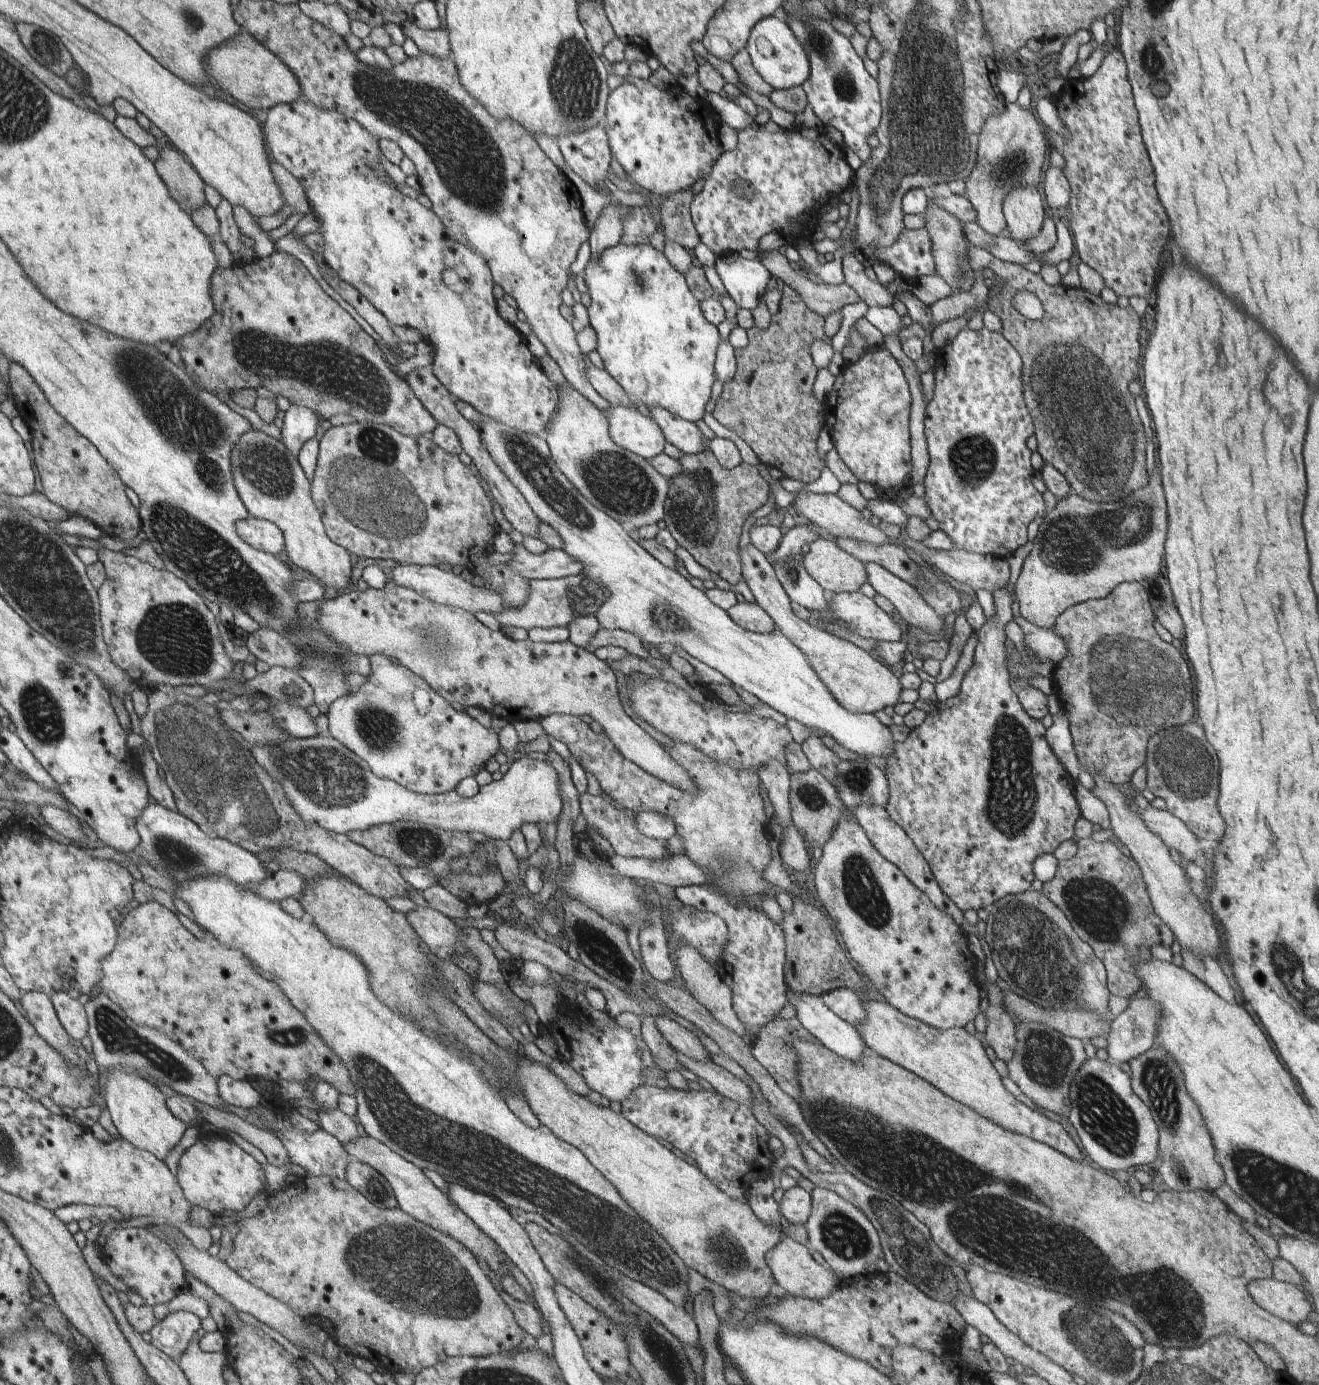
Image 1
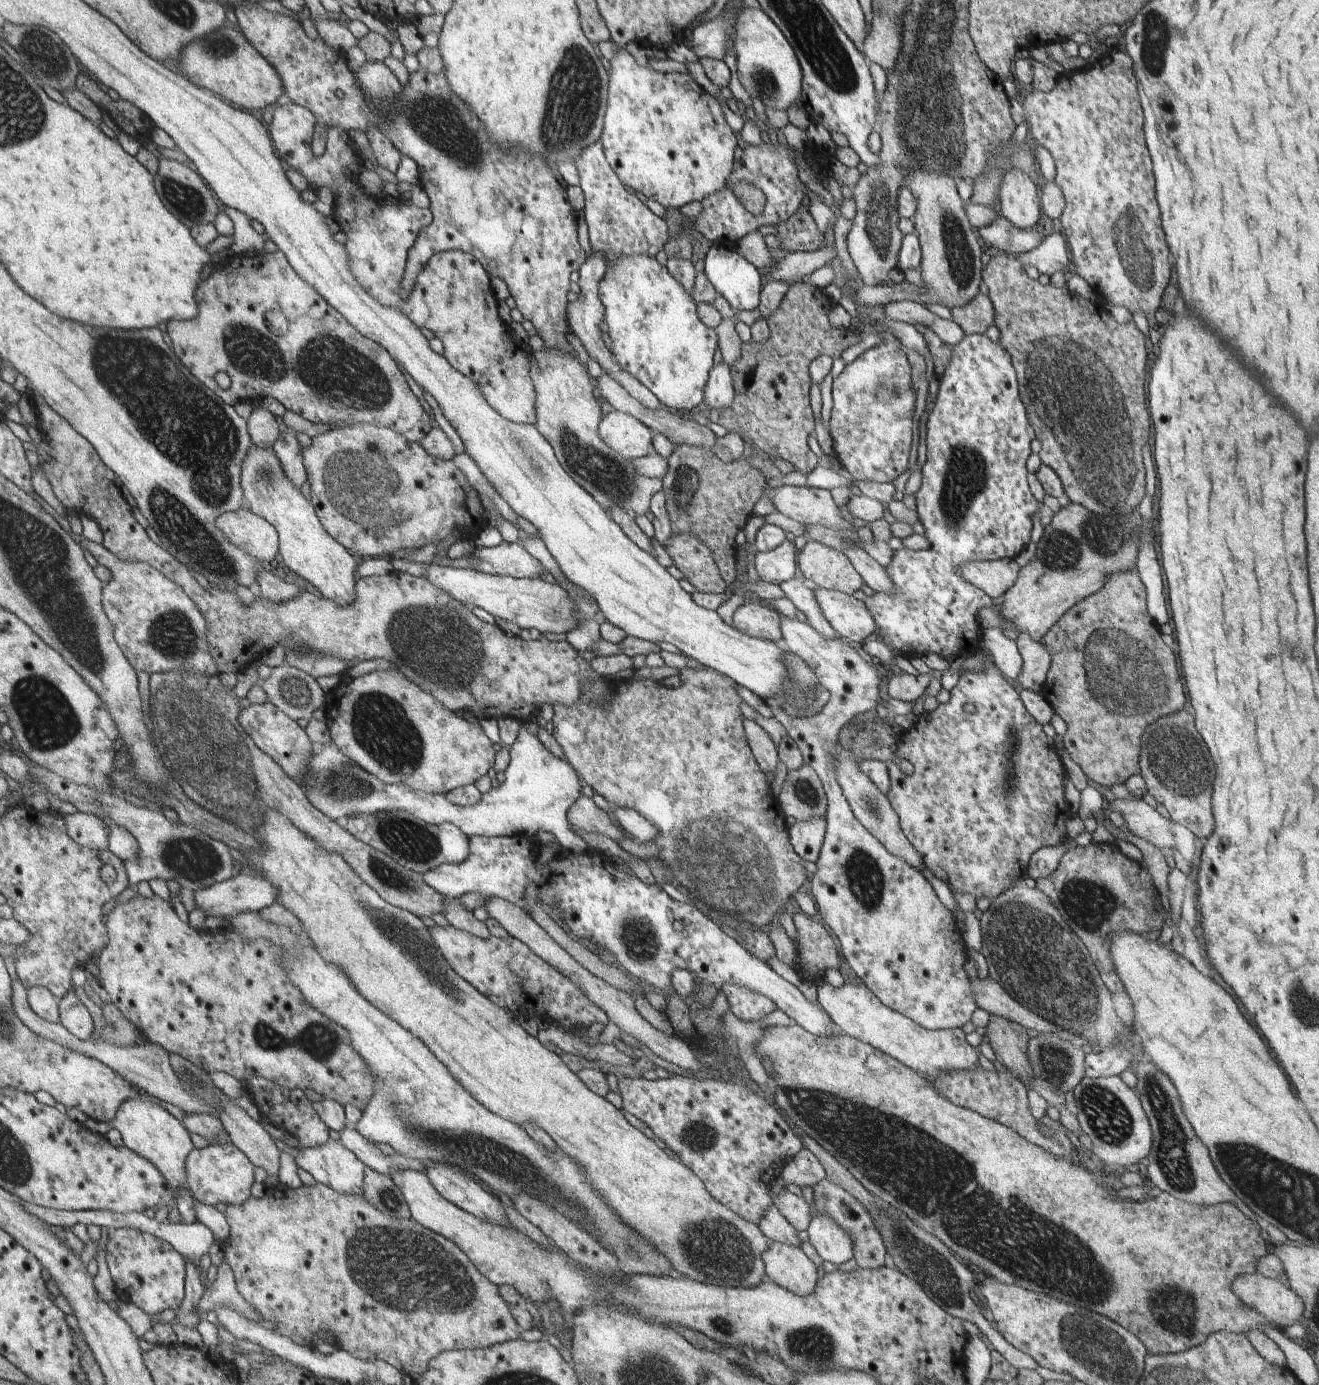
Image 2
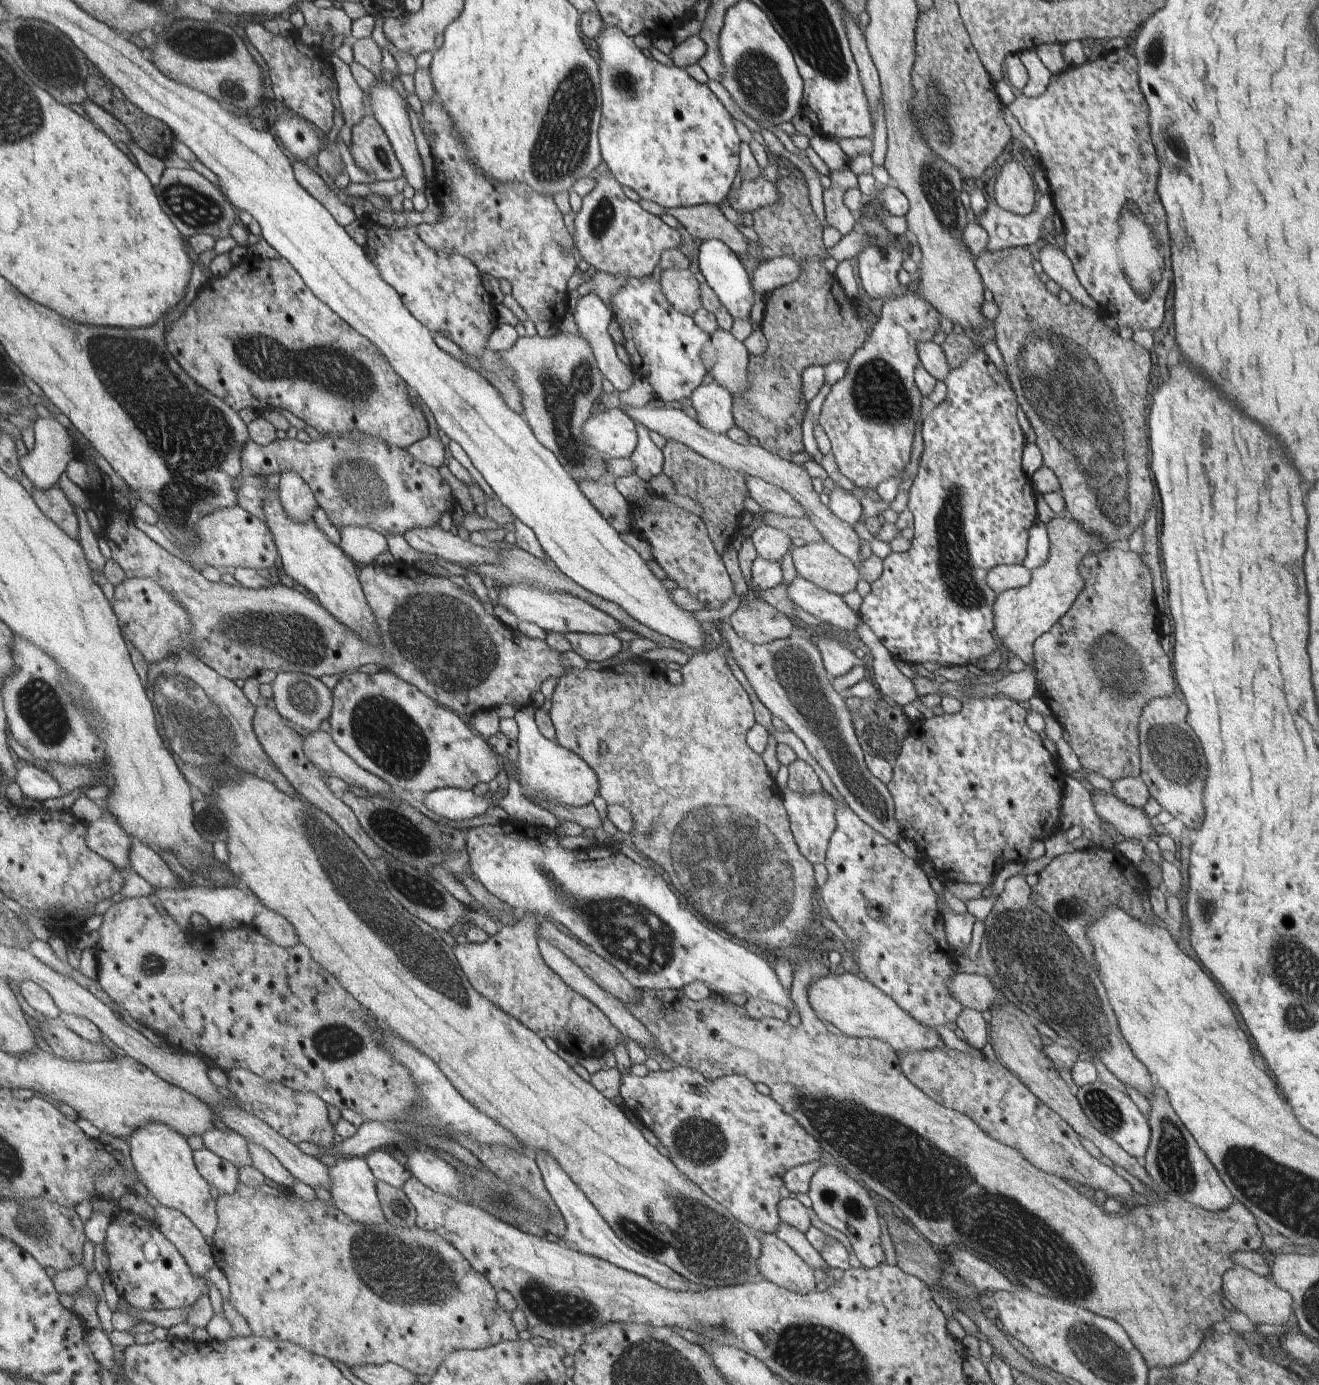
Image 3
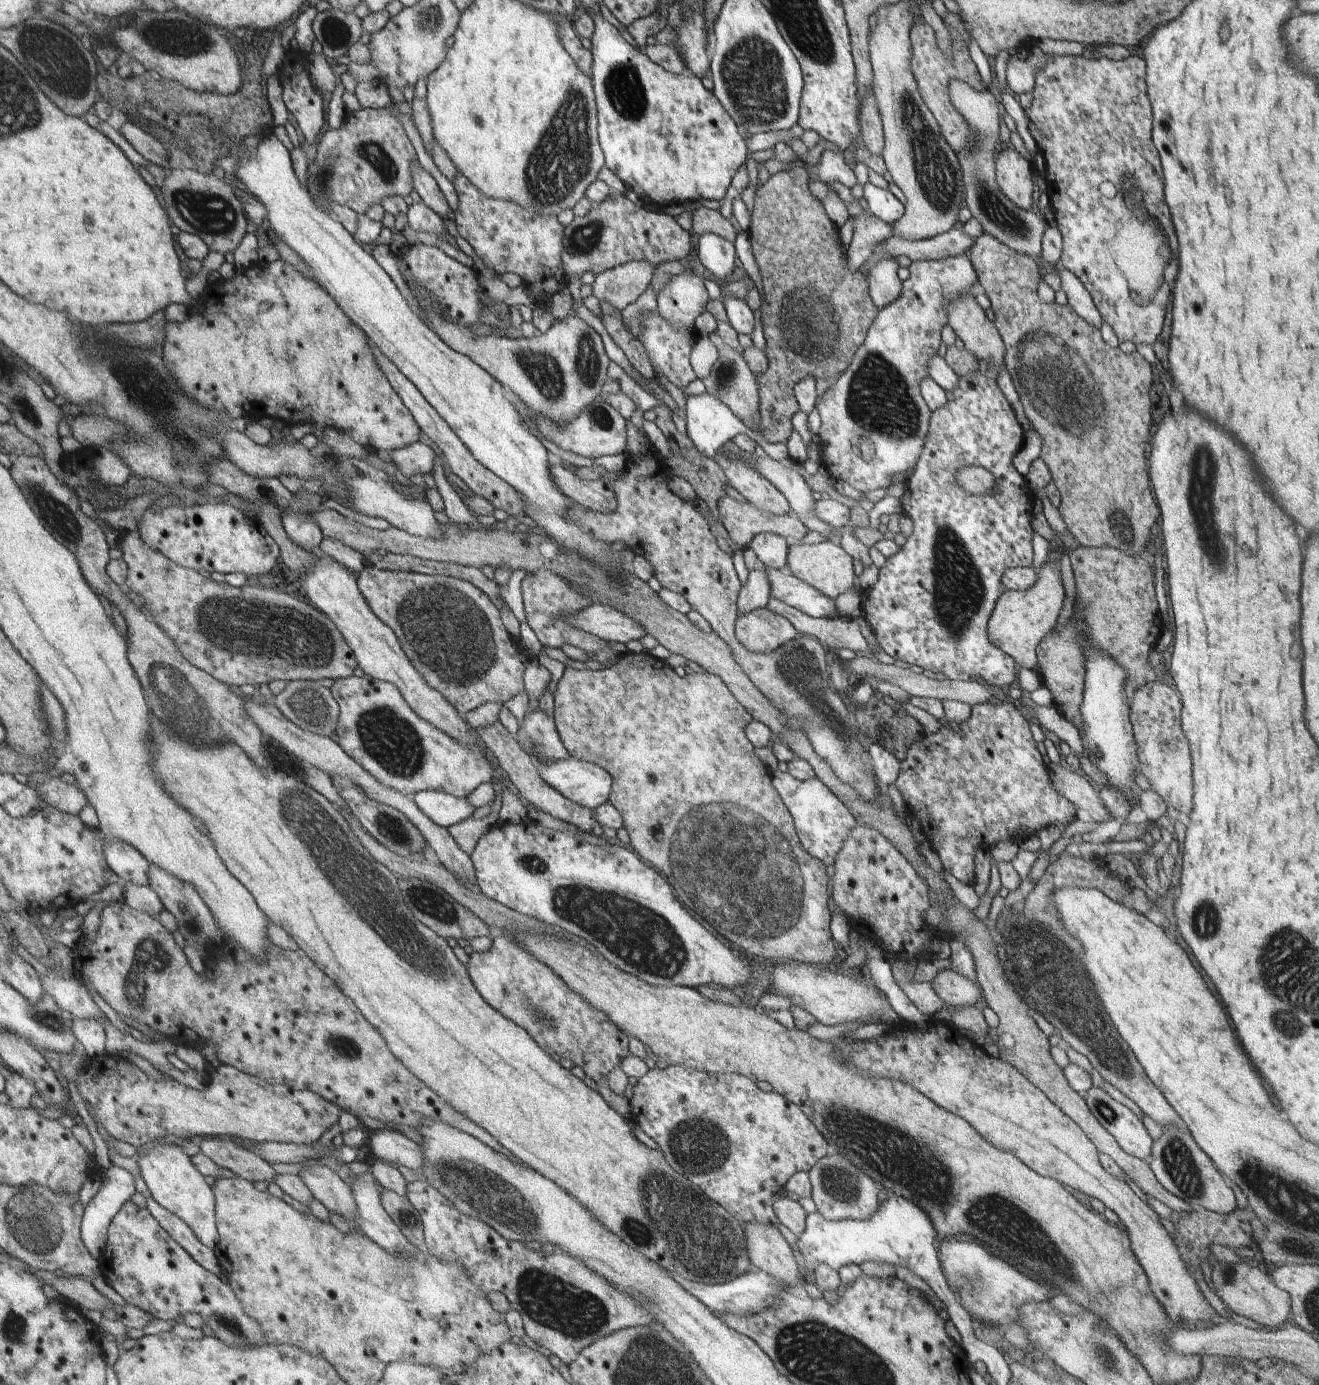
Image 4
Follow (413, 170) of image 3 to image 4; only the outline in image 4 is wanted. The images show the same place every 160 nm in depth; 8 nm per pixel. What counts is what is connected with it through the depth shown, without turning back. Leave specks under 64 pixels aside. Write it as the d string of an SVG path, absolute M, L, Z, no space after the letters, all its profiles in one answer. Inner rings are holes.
M422 167L415 168L415 189L426 203L442 219L454 219L455 212L448 205L444 193L438 187L436 180Z

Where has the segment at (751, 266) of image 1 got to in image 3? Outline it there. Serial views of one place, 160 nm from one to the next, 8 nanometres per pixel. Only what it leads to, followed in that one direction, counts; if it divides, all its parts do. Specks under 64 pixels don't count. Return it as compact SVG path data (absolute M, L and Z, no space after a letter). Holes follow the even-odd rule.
M710 239L702 241L698 256L701 273L707 280L707 284L716 292L722 306L728 310L734 320L738 318L749 320L748 316L750 316L757 295L751 287L750 276L740 262L738 255L721 240Z

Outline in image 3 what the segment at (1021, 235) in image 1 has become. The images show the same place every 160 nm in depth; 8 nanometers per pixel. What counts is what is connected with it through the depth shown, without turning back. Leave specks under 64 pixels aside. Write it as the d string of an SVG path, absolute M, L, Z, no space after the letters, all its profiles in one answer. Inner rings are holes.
M1016 156L1012 160L1005 162L996 177L996 183L992 184L996 203L1004 210L1017 215L1029 215L1035 210L1037 205L1037 186L1035 180L1026 170L1026 164Z

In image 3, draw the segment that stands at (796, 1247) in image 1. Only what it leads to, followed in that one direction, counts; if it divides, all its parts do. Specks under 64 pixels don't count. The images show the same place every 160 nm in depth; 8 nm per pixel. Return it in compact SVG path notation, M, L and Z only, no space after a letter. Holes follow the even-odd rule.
M759 1233L761 1254L757 1268L759 1278L781 1288L796 1292L815 1292L817 1288L813 1269L776 1233Z

